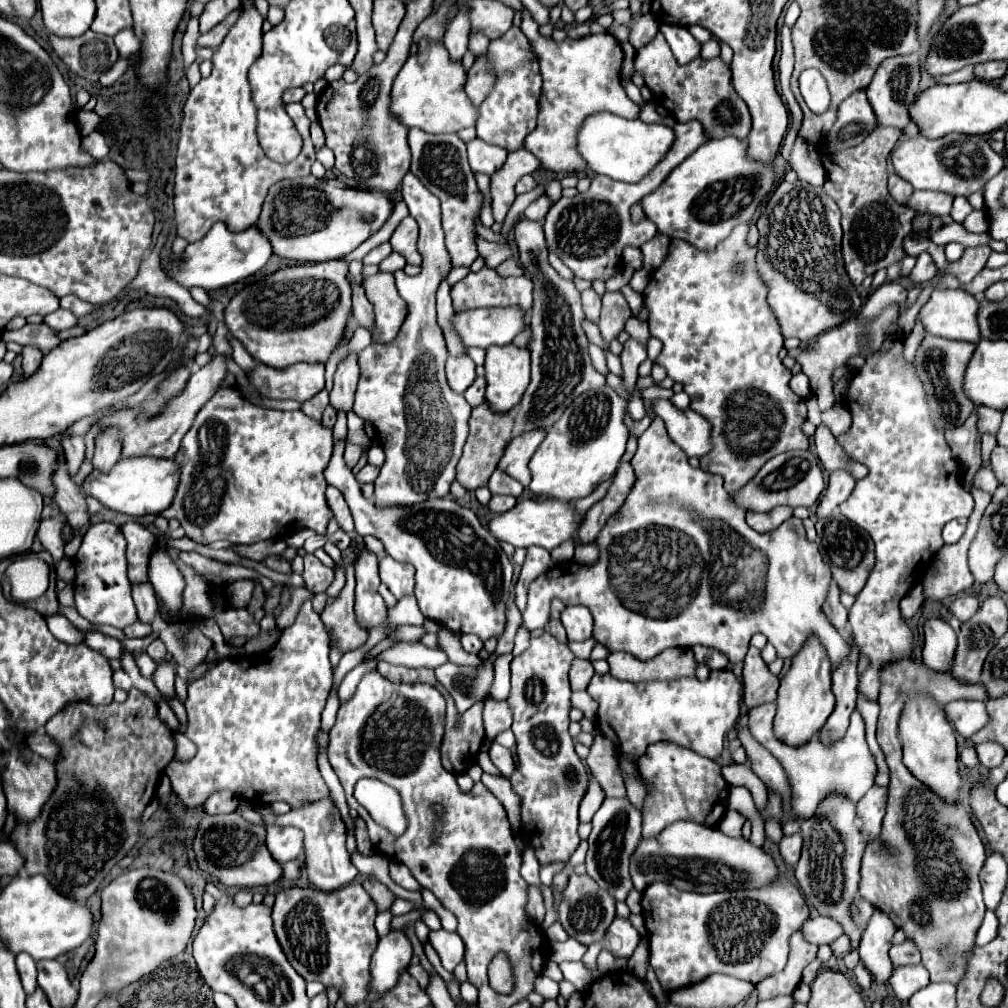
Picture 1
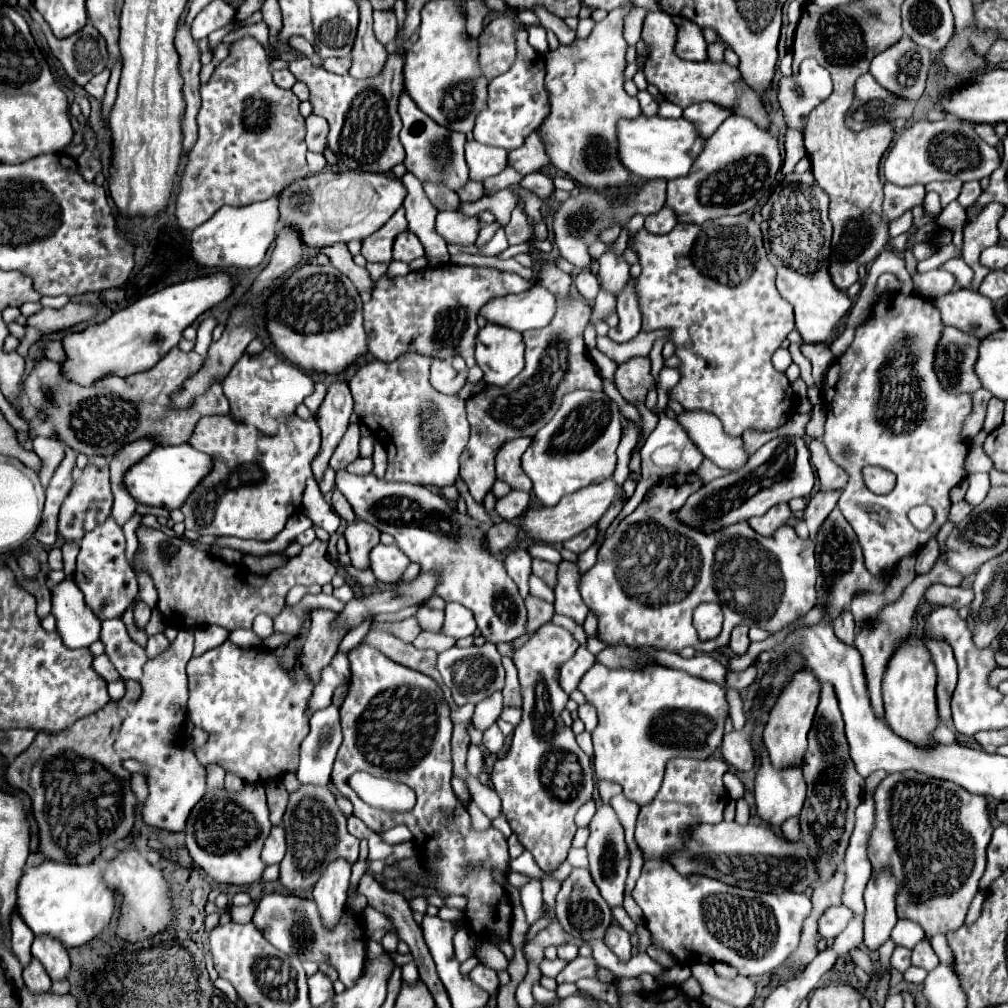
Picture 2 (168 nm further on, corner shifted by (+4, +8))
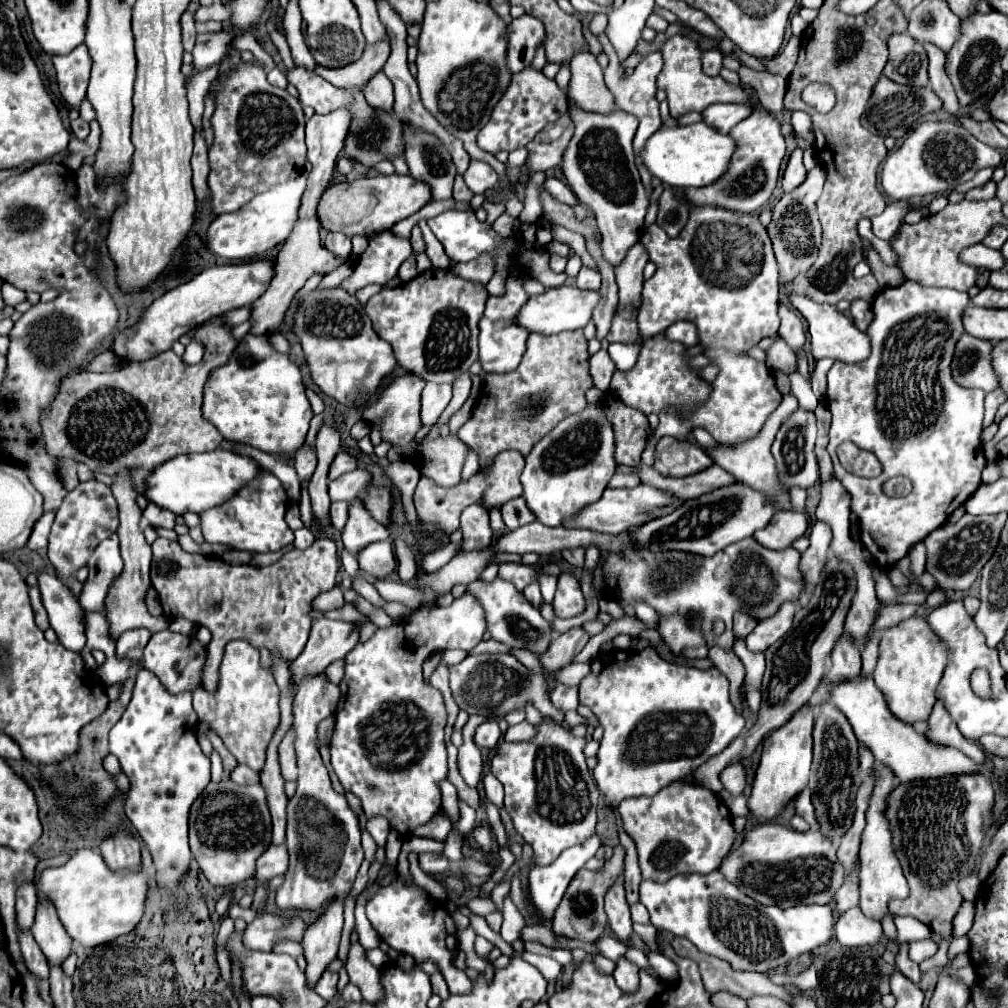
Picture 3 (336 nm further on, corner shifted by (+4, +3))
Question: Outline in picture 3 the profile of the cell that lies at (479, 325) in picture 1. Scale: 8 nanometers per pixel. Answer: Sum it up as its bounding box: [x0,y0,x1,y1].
[516,286,600,336]

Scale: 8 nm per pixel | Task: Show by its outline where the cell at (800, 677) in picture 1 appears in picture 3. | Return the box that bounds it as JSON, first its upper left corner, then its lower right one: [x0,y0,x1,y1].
[748,704,814,822]

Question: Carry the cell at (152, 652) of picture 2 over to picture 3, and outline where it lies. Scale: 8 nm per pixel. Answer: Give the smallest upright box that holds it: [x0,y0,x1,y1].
[142,630,206,692]

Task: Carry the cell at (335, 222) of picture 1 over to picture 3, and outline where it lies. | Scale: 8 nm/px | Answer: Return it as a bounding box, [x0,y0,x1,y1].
[320,176,430,236]

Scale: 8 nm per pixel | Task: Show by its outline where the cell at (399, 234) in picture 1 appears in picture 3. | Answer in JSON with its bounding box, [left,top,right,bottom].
[398,254,418,282]

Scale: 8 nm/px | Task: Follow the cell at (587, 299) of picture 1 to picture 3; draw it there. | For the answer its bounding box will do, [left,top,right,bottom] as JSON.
[576,266,600,290]

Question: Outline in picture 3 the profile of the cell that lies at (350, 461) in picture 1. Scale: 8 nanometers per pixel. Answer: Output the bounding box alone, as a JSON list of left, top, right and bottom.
[330,450,358,480]

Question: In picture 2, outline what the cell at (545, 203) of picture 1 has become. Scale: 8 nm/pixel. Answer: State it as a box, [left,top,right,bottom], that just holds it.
[460,189,516,227]

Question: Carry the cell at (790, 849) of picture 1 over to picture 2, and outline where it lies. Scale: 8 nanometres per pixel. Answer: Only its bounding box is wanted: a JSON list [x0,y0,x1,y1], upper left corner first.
[782,817,800,839]

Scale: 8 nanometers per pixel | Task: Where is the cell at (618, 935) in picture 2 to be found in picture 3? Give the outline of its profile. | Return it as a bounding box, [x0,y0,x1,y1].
[612,956,638,992]

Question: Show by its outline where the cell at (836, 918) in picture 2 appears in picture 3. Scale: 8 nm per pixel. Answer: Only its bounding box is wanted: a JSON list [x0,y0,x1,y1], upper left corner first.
[834,906,882,946]

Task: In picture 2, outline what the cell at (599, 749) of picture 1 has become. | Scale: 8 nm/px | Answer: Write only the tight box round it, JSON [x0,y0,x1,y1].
[598,781,620,803]

